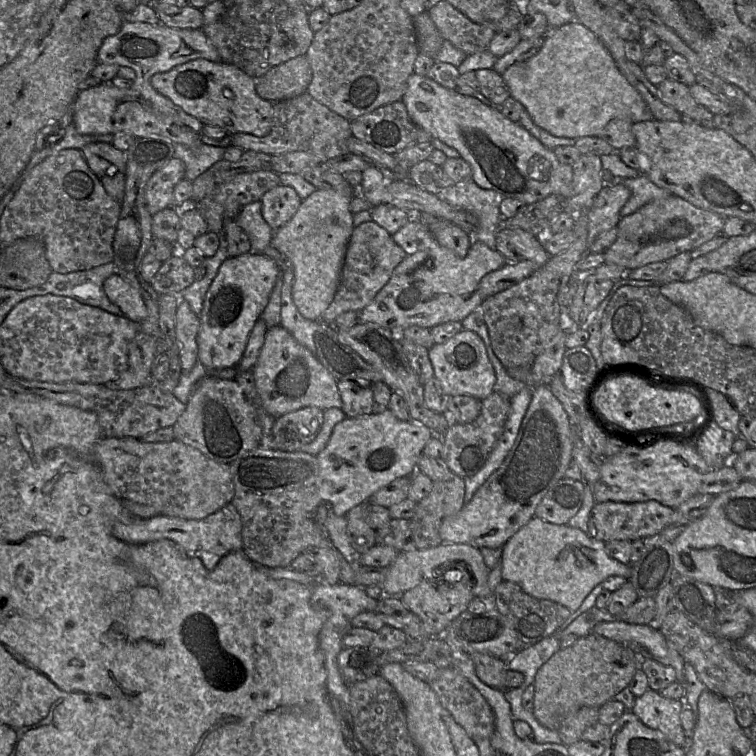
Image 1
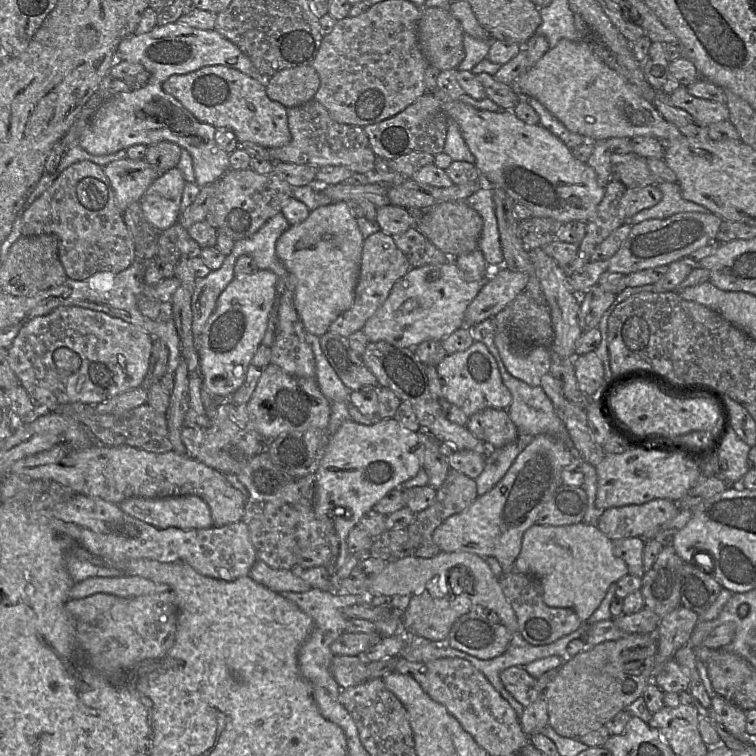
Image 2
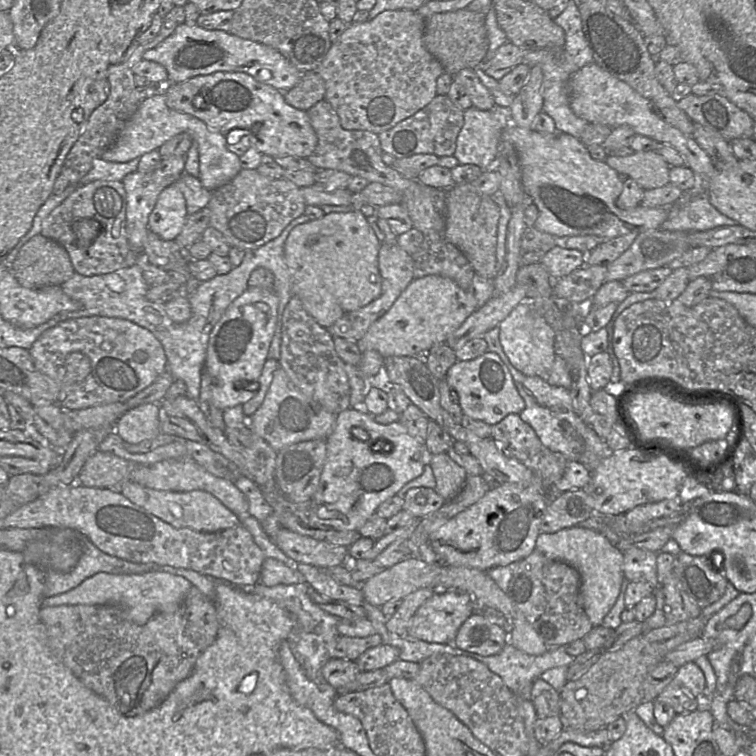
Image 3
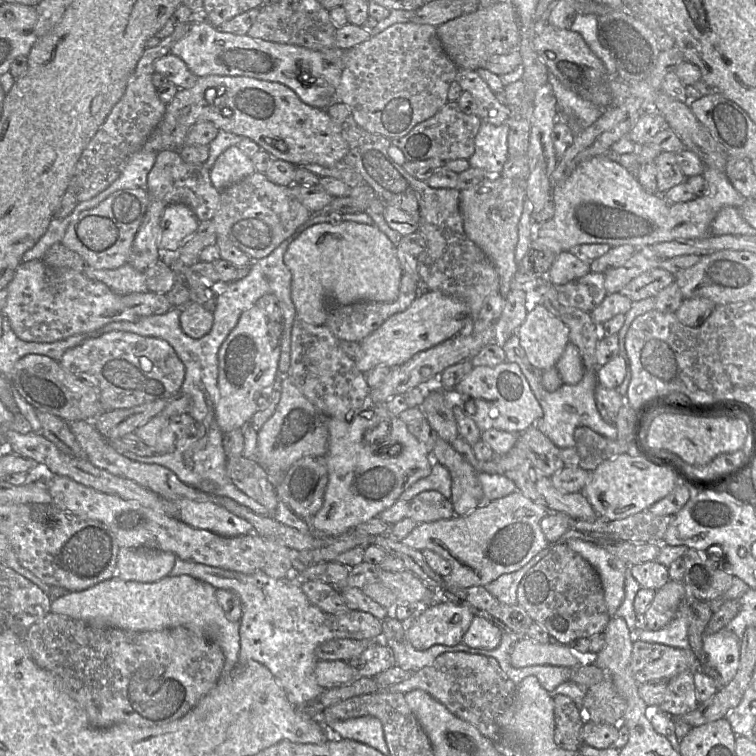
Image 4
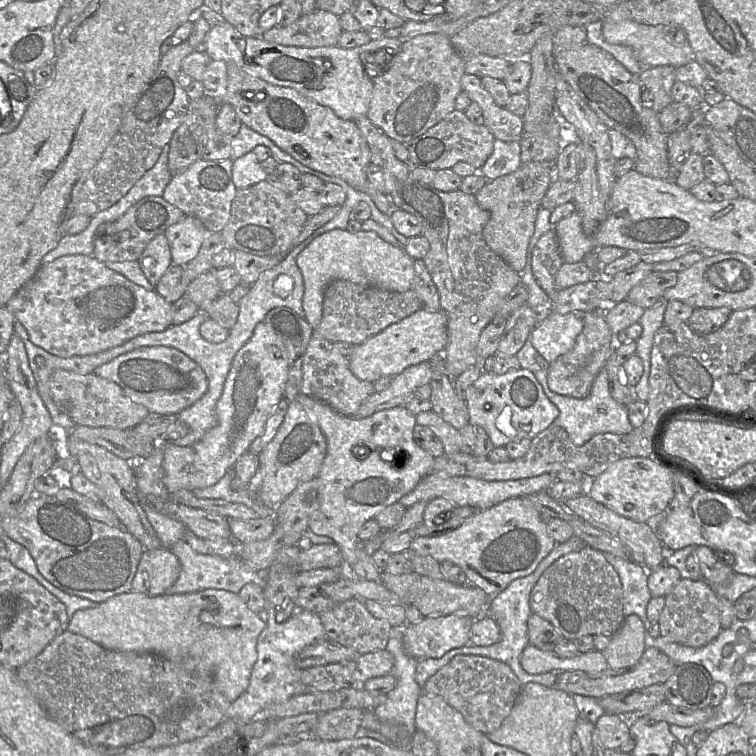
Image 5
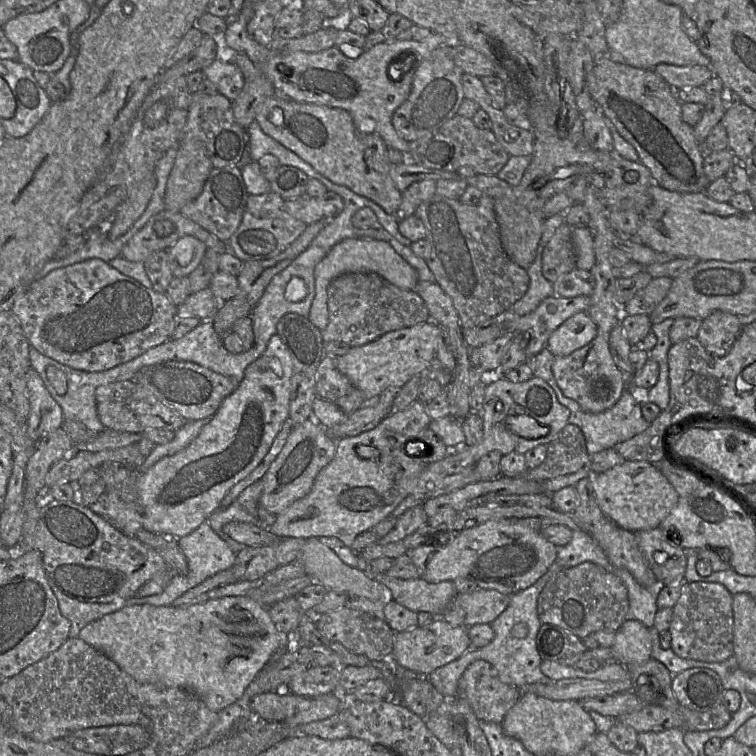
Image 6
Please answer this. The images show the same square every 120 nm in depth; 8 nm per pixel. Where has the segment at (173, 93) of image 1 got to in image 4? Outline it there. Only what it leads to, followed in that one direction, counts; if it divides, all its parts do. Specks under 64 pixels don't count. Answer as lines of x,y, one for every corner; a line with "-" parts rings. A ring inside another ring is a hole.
208,75
200,77
191,88
179,89
167,104
162,130
165,132
163,147
179,151
185,146
189,129
199,122
211,122
219,130
247,137
273,158
288,161
294,165
318,164
333,167
343,161
348,153
348,144
339,126
326,110
305,104
287,86
246,76

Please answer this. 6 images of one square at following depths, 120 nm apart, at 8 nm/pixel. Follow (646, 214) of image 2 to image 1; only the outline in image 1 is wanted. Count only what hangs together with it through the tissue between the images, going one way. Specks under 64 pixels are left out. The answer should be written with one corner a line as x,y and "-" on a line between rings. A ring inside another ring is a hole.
646,175
636,178
616,177
612,182
604,186
622,184
631,191
631,196
621,210
621,217
636,212
643,205
673,195
668,190
654,184

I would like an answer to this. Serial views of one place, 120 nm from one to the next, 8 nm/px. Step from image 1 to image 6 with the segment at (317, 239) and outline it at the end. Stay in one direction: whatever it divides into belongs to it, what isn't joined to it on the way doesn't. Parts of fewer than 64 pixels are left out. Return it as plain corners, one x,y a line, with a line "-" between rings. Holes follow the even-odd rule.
368,237
347,238
338,242
316,265
314,270
315,297
308,318
321,331
326,328
329,322
328,285
338,276
353,272
376,273
404,290
415,290
419,281
416,269
401,257
388,242

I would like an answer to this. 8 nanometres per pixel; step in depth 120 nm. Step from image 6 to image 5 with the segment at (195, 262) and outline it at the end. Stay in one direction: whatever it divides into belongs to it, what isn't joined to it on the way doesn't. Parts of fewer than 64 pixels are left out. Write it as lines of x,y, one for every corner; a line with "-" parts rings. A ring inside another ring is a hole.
184,216
171,225
165,235
171,251
172,264
184,267
193,260
209,232
195,217

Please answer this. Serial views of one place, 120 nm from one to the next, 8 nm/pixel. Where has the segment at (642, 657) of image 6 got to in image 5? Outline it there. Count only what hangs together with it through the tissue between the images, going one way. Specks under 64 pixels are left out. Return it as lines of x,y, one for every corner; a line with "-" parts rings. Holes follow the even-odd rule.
637,615
625,617
603,651
608,667
619,670
635,666
647,648
646,634
646,628

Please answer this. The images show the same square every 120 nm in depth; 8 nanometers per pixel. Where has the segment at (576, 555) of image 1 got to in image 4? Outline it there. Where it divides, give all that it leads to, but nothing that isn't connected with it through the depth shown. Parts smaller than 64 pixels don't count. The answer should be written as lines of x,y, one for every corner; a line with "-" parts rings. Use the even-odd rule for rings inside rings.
570,539
564,544
581,555
597,571
608,614
614,617
624,600
625,574
629,566
598,544
579,539

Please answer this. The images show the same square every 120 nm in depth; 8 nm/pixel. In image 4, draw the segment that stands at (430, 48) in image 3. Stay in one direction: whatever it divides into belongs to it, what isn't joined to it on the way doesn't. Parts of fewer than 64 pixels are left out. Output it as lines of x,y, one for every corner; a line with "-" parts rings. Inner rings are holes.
500,1
488,7
445,22
436,27
442,47
459,70
483,68
494,55
507,54
518,49
520,24
516,7
510,1

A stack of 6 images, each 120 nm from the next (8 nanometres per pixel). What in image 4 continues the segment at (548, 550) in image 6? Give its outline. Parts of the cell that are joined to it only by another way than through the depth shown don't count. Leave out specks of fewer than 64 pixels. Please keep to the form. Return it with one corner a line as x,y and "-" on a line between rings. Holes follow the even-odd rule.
519,490
496,499
484,502
467,515
454,515
449,519
418,523
401,542
417,550
429,549
445,558
452,567
451,573
444,578
447,586
487,586
504,574
520,570
537,554
547,549
550,543
541,530
541,521
550,511
526,497

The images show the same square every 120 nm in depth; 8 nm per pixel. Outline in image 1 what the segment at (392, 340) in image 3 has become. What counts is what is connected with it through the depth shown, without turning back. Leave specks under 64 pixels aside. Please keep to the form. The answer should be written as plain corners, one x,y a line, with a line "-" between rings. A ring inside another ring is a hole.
472,237
467,255
458,257
453,251
441,246
437,241
426,251
420,251
407,257
394,269
387,284
377,293
374,300
357,315
361,323
373,323
390,329
392,333
402,333
409,326
432,328
442,323
461,322
471,312
479,308
482,298
480,282
489,272
495,271
507,262
506,258
484,243

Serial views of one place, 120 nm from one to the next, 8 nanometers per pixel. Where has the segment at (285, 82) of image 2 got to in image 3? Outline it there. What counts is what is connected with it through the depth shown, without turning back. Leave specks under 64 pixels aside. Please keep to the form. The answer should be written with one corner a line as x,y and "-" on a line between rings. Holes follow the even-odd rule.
317,71
304,72
293,88
283,92
285,101
296,109
307,111
317,102
324,100
325,84

